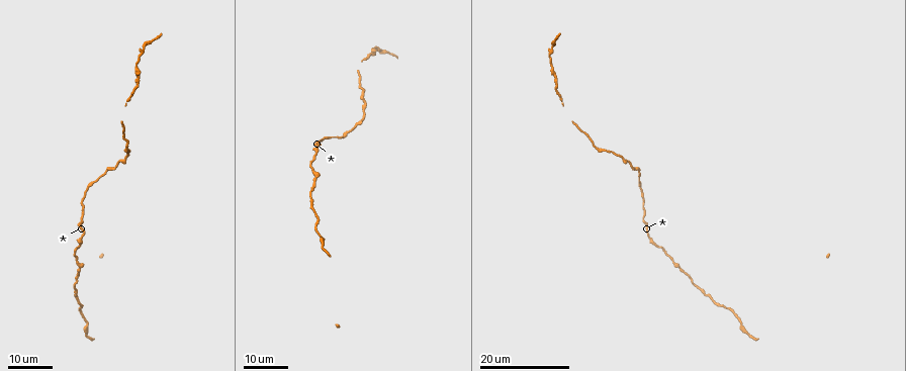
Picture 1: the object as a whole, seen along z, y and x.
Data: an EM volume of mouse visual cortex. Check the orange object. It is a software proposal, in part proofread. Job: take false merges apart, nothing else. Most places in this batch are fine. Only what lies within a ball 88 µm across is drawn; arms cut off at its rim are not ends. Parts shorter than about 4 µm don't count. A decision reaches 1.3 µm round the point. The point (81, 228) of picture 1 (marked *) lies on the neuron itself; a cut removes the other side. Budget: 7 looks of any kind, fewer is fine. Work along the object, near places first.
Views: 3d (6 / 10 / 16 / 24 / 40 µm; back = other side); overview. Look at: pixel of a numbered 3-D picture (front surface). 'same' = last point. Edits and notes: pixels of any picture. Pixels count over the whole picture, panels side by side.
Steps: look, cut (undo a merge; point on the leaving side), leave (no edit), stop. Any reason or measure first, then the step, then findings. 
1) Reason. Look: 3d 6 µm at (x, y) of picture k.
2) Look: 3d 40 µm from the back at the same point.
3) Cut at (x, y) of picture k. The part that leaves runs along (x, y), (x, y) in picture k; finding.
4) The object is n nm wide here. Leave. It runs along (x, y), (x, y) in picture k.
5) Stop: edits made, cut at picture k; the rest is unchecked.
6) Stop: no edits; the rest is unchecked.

Thin neck. Look: 3d 16 µm at (640, 188) of picture 1.

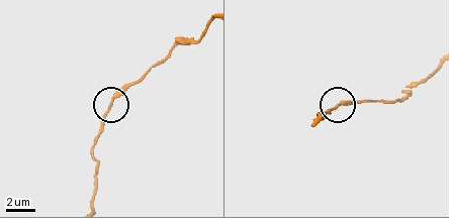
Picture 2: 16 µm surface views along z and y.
Look: 3d 6 µm at (110, 108) of picture 2.

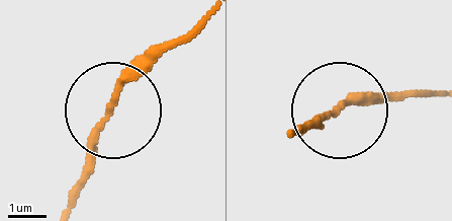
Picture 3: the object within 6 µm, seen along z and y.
Leave. It runs along (69, 204), (95, 126), (198, 22) in picture 3; one neuron here.

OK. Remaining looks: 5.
Sudden change in width. Look: 3d 16 µm at (697, 284) of picture 1.

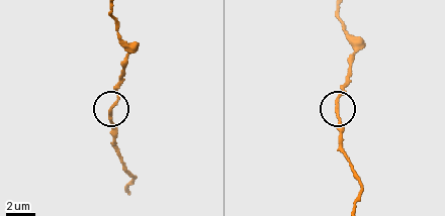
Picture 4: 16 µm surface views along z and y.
Closer look. Look: 3d 10 µm at (110, 116) of picture 4.

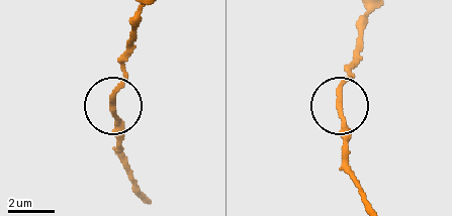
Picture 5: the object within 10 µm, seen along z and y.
Leave. It runs along (366, 14), (360, 55), (337, 113), (343, 151) in picture 5; one neuron here.

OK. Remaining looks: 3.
Sudden change in width. Look: 3d 24 µm at (80, 269) of picture 1.

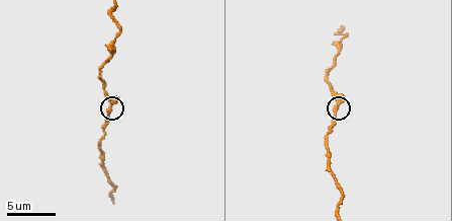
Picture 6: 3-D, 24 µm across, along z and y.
Look: 3d 6 µm at (333, 108) of picture 6.

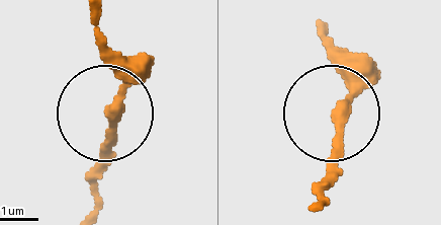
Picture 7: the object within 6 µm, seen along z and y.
Leave. It runs along (93, 21), (119, 89), (106, 115), (112, 156), (93, 193) in picture 7; one neuron here.

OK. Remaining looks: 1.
Stop: no edits; the rest is unchecked.

